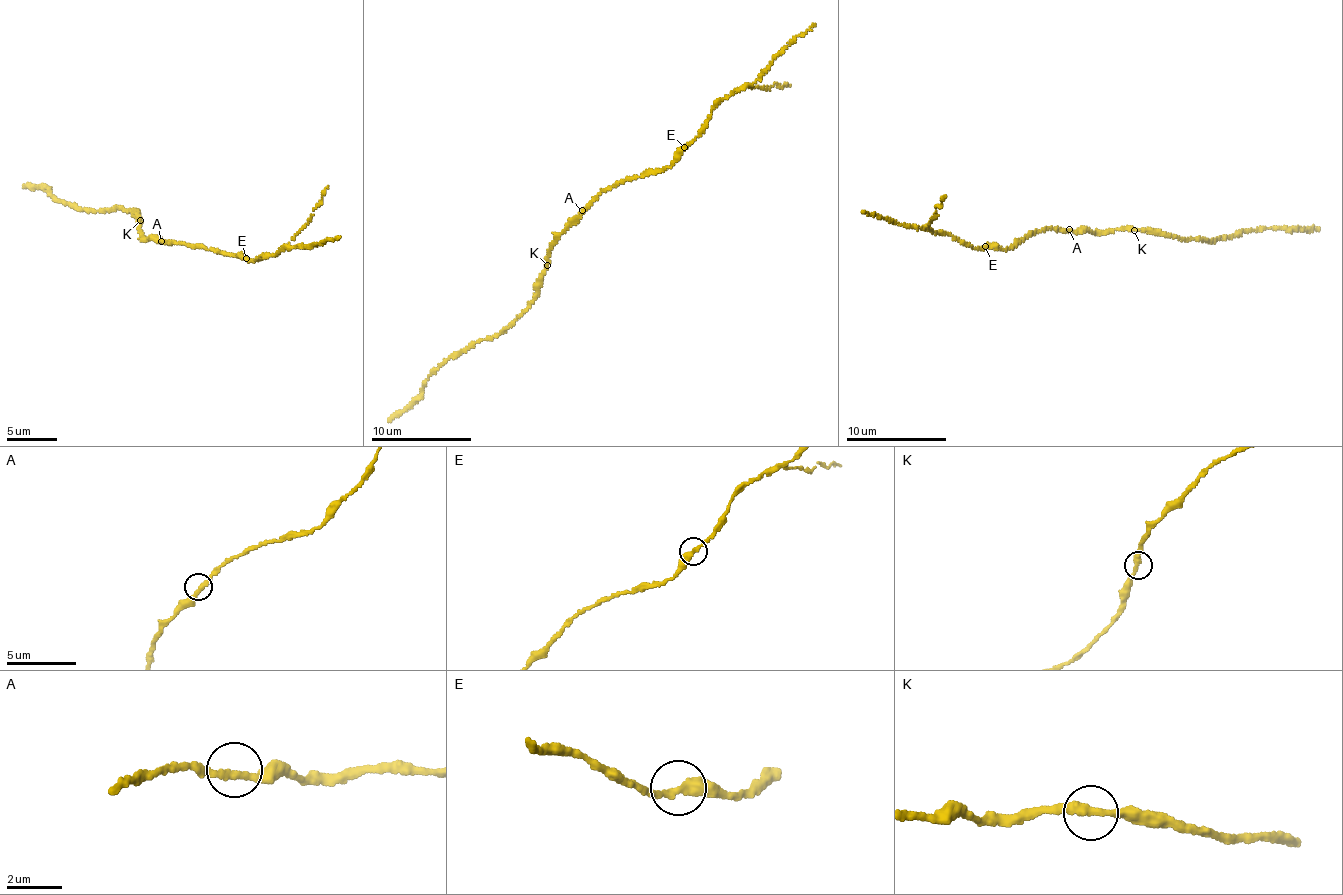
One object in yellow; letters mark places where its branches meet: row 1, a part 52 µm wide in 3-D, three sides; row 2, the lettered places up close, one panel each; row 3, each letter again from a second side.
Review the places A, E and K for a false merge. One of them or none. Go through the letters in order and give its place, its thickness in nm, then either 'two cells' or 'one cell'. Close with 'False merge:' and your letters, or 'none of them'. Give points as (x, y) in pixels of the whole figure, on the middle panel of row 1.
A: place (582, 210); calibre 300 nm; one cell
E: place (684, 147); calibre 320 nm; one cell
K: place (547, 265); calibre 320 nm; one cell
False merge: none of them

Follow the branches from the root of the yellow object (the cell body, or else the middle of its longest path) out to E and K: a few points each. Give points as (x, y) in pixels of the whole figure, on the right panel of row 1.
E: (1068, 233), (1048, 228), (1032, 234), (1016, 247), (1006, 250), (984, 247)
K: (1068, 233), (1086, 228), (1097, 233), (1134, 230)

